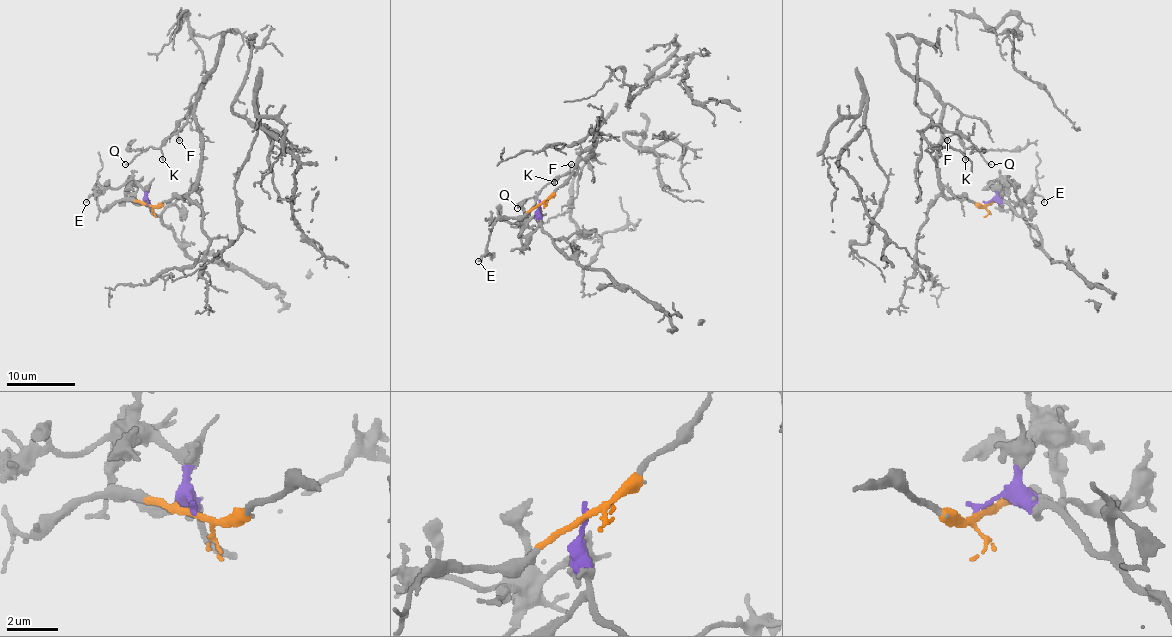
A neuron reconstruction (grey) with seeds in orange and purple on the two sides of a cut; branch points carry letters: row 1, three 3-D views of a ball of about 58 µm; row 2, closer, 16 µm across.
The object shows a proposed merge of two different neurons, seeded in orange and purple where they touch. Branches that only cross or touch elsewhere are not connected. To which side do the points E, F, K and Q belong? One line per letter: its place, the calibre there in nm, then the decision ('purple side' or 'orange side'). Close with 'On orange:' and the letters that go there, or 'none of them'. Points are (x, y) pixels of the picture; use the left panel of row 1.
E: place (86, 202); calibre 110 nm; orange side
F: place (179, 140); calibre 120 nm; orange side
K: place (162, 159); calibre 130 nm; orange side
Q: place (125, 164); calibre 100 nm; orange side
On orange: E, F, K, Q

